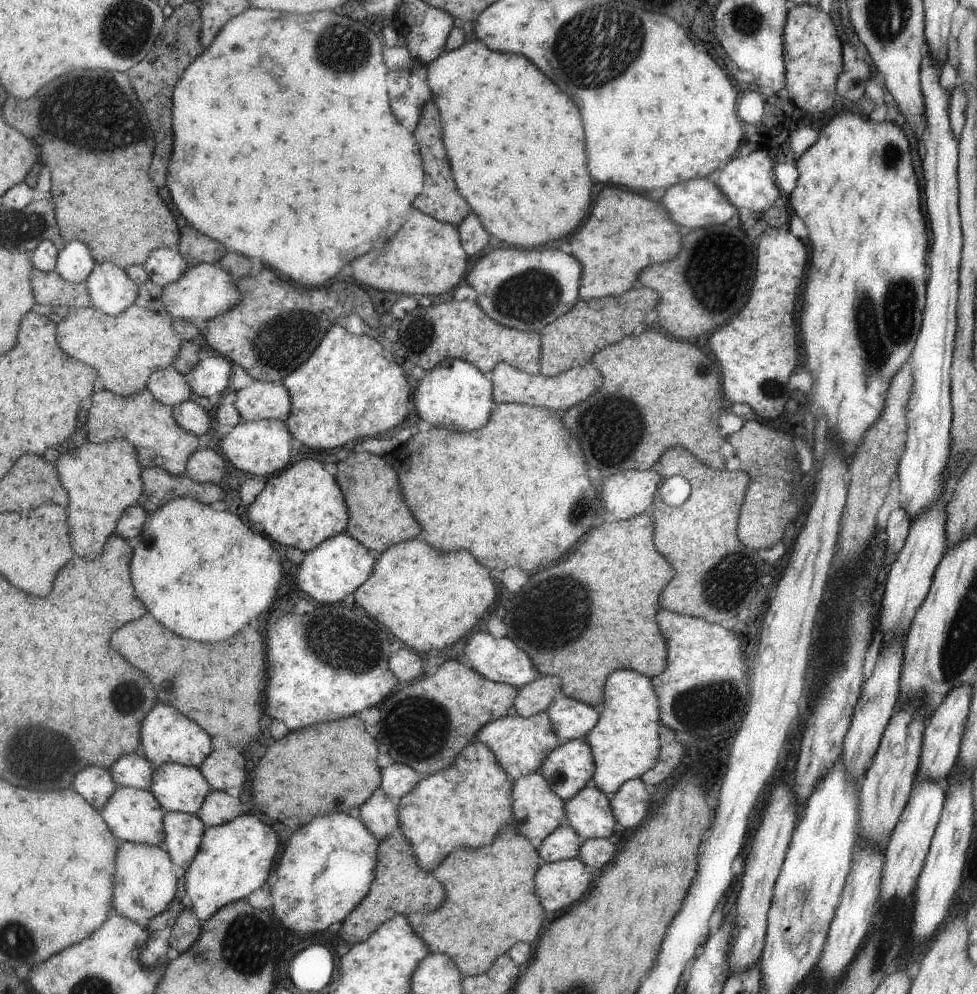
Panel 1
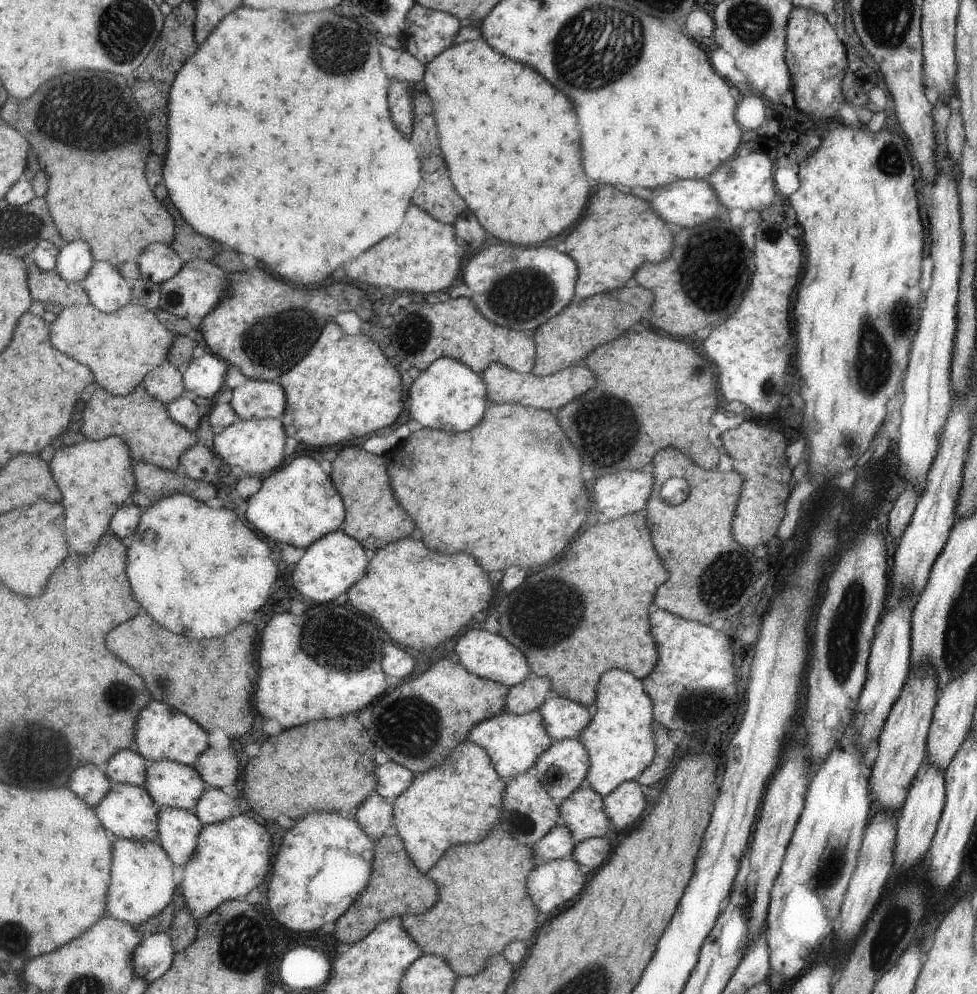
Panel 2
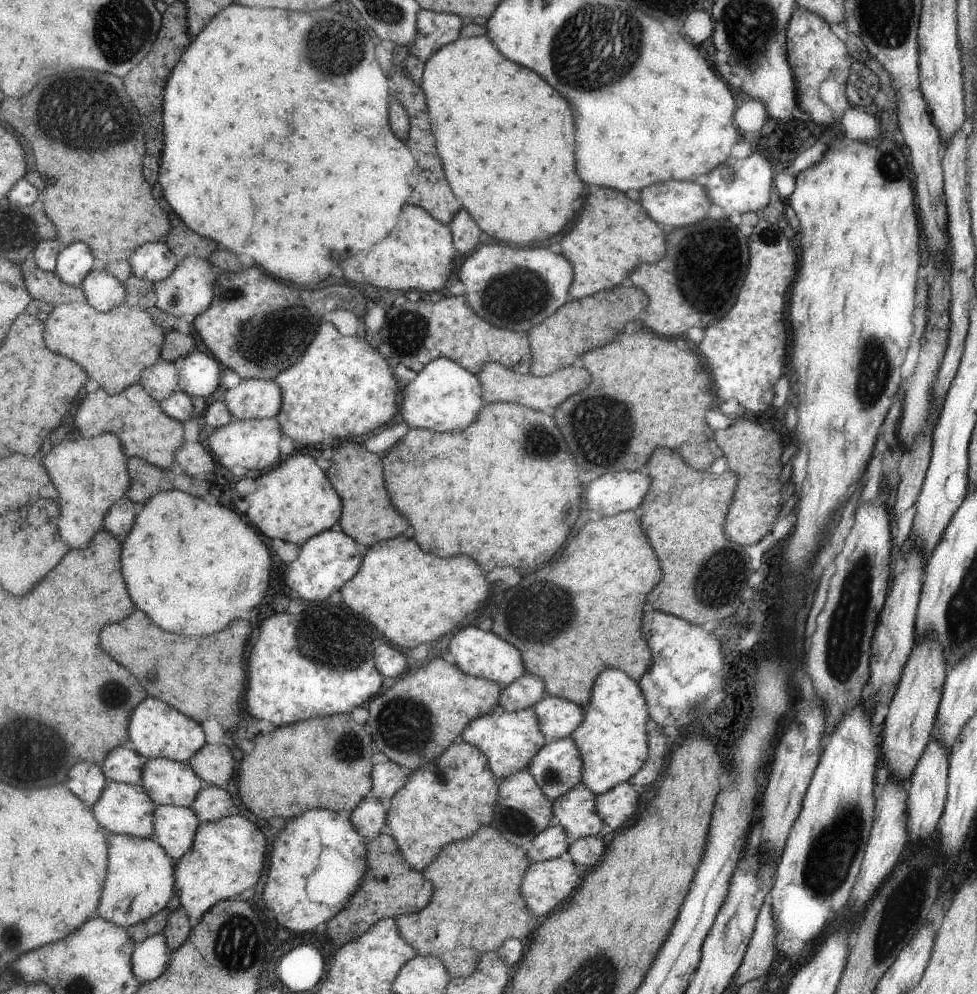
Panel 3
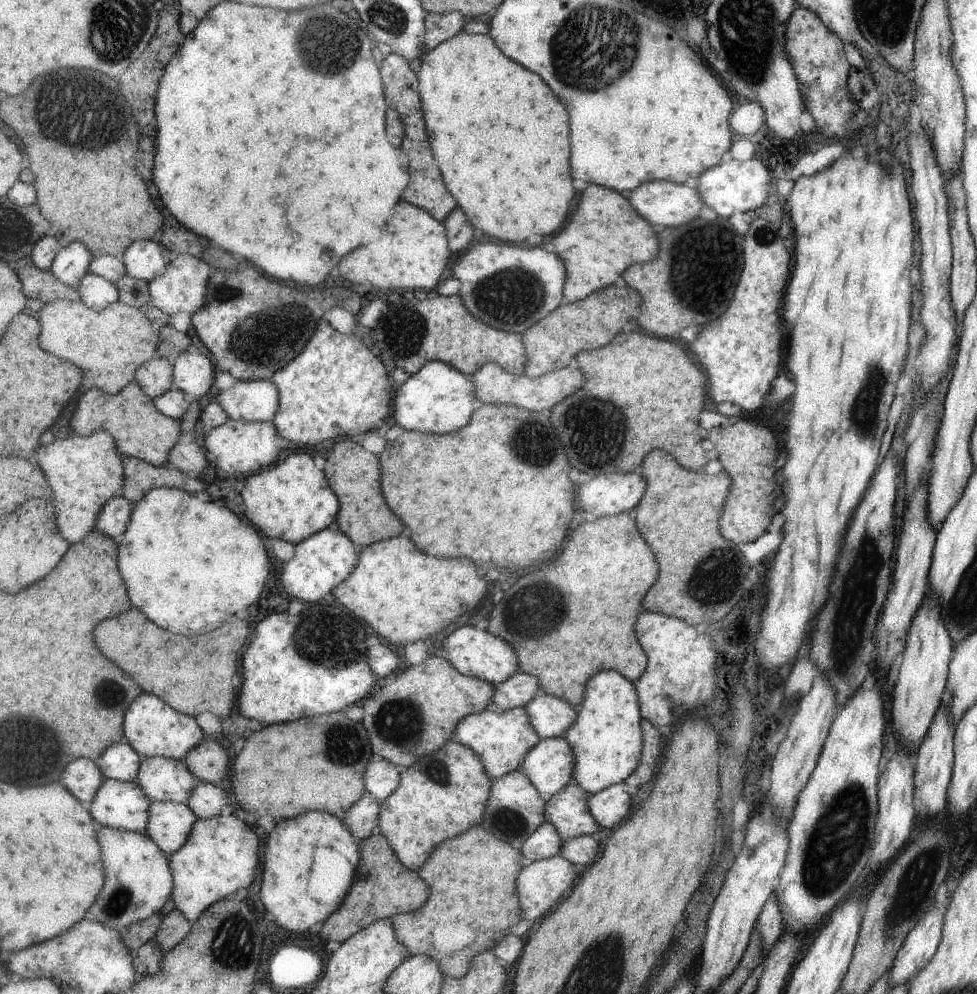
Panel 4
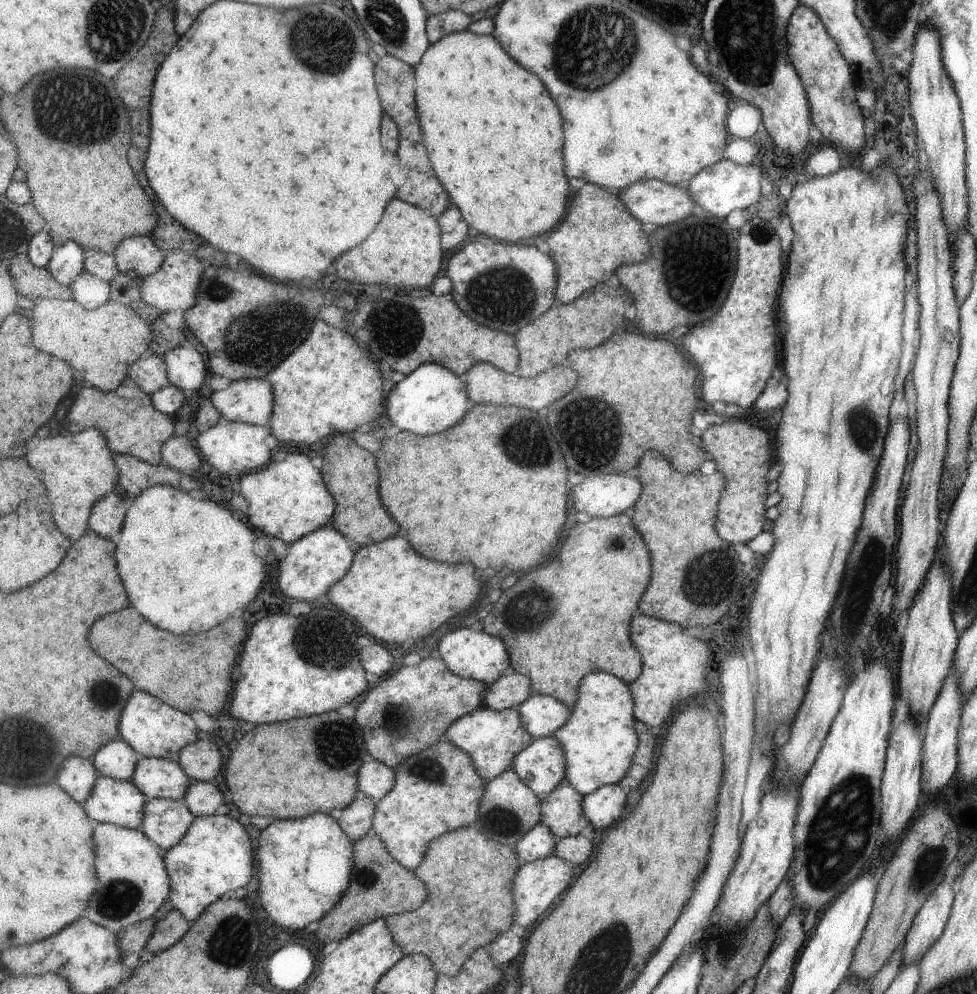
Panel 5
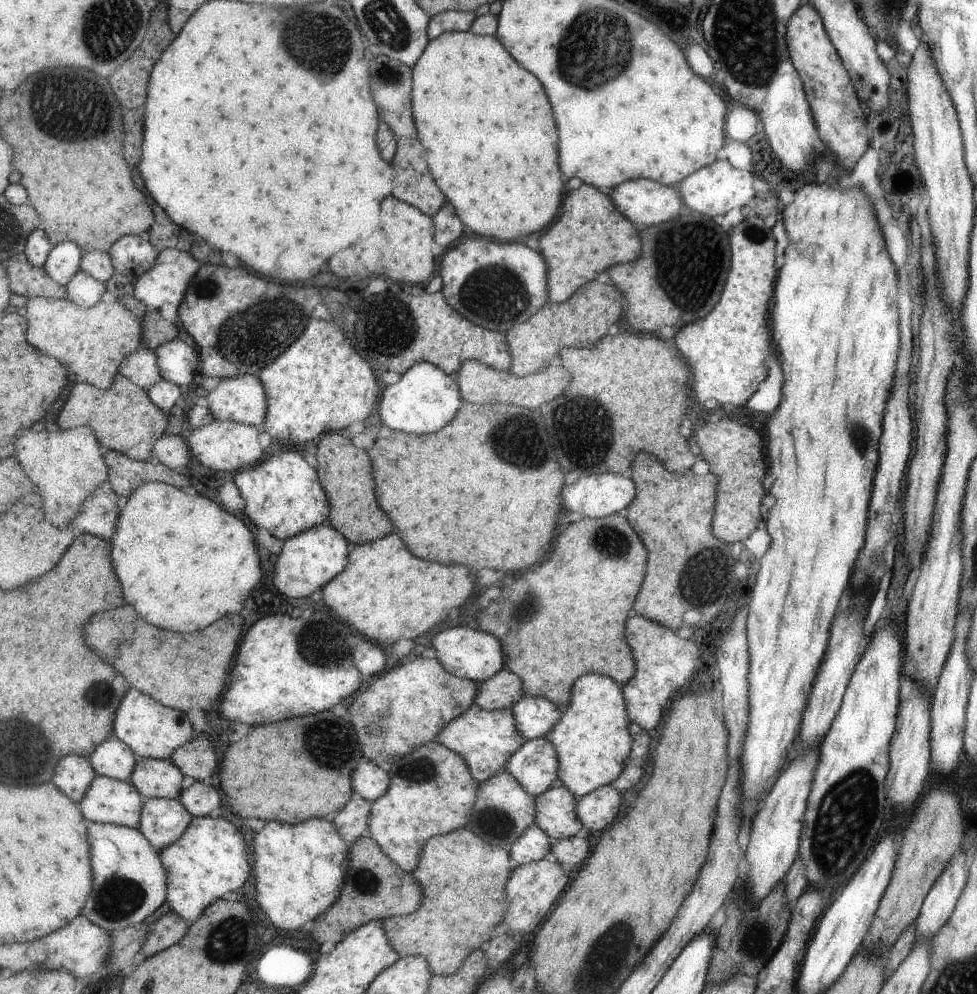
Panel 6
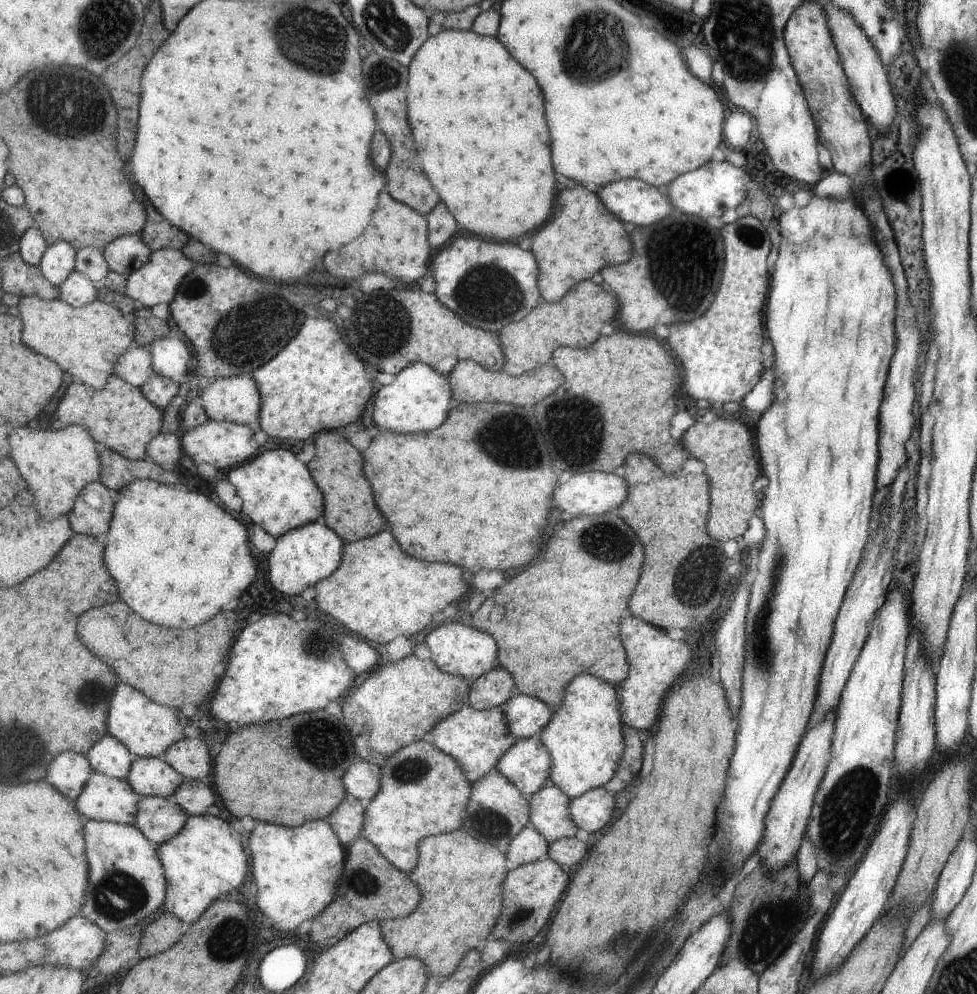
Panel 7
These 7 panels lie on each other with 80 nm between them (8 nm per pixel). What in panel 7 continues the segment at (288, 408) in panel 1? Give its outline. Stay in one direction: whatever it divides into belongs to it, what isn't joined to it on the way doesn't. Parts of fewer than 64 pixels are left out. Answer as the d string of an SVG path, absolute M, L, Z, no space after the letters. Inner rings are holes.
M253 374L216 379L200 396L211 419L246 425L260 420L262 394Z

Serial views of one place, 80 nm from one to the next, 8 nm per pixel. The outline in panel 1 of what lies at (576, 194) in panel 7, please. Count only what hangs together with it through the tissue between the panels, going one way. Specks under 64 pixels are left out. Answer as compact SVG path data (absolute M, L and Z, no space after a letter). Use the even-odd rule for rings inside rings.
M615 186L601 188L595 200L589 220L569 238L569 252L585 264L585 284L581 284L579 292L583 300L623 294L637 285L641 268L665 262L679 252L679 228L659 200L631 194Z

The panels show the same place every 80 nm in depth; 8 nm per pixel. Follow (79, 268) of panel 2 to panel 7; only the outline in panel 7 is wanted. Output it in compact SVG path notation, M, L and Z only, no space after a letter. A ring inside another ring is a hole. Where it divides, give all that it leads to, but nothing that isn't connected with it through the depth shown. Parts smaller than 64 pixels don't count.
M59 240L44 253L39 264L41 270L54 285L60 287L76 270L78 250L70 242Z

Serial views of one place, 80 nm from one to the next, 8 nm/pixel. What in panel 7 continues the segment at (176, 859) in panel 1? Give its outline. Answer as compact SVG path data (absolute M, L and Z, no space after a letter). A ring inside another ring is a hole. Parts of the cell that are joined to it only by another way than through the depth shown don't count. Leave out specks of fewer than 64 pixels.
M144 797L136 823L145 836L158 846L175 839L190 819L190 814L177 802L165 797Z

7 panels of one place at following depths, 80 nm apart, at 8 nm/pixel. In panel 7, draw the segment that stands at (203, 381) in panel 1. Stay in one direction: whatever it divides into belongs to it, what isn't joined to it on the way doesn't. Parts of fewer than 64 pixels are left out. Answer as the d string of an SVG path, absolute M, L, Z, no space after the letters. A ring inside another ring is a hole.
M163 337L151 345L153 368L156 375L161 375L176 383L185 381L191 368L191 350L179 338Z

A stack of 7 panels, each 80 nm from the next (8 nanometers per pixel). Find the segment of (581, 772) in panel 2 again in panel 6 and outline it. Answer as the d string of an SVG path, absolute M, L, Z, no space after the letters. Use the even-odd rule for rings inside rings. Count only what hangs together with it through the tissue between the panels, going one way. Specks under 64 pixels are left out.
M545 736L526 740L504 764L507 771L535 798L557 783L559 761L556 747Z

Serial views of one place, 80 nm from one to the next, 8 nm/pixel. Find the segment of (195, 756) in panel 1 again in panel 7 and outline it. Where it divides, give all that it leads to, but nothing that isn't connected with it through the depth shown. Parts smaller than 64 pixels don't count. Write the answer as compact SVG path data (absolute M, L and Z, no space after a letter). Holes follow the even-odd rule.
M125 682L119 684L109 702L108 732L122 740L139 757L163 757L172 744L185 738L185 726L190 721L183 712L151 700Z

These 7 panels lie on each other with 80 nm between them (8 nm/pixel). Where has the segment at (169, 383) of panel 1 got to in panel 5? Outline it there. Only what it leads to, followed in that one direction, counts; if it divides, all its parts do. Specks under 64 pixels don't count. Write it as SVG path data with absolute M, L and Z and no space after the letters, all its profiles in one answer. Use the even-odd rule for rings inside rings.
M147 350L141 359L132 364L128 377L131 377L150 395L171 384L166 358L163 355L153 354L150 350Z

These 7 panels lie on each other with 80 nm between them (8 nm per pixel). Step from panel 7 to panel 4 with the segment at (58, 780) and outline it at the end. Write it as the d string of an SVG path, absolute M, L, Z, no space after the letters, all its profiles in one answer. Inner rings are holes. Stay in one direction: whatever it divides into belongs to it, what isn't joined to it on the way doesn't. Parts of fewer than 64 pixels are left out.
M82 757L73 760L65 768L61 782L81 802L90 805L100 792L105 777L100 766L93 760Z

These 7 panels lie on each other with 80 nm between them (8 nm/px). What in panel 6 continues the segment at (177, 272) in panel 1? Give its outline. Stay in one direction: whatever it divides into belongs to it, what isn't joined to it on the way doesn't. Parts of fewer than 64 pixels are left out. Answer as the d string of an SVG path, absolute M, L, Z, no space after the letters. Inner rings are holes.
M125 235L113 244L109 254L116 272L136 282L142 273L155 266L160 250L154 247L147 235Z

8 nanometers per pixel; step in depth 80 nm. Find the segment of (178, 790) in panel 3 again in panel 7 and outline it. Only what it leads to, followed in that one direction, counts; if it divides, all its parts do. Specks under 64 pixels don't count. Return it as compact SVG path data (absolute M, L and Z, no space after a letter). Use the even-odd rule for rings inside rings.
M139 757L134 760L128 781L144 797L171 798L185 782L184 777L163 757Z

